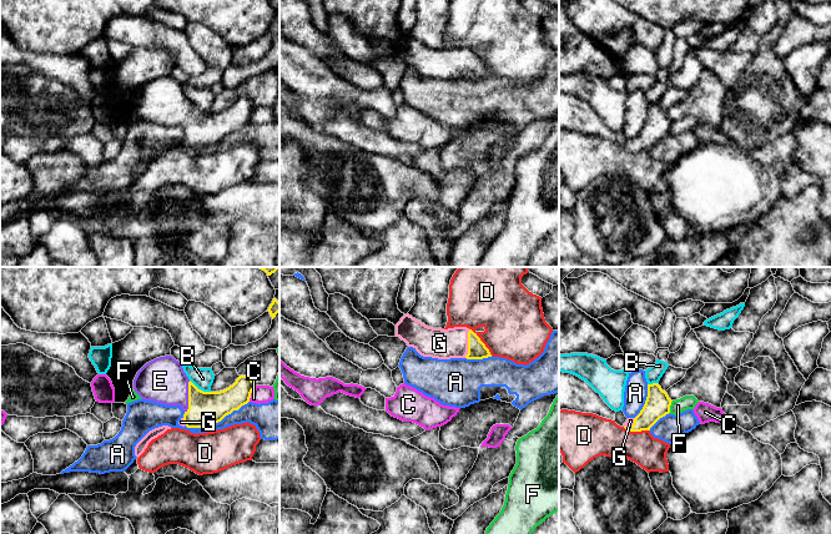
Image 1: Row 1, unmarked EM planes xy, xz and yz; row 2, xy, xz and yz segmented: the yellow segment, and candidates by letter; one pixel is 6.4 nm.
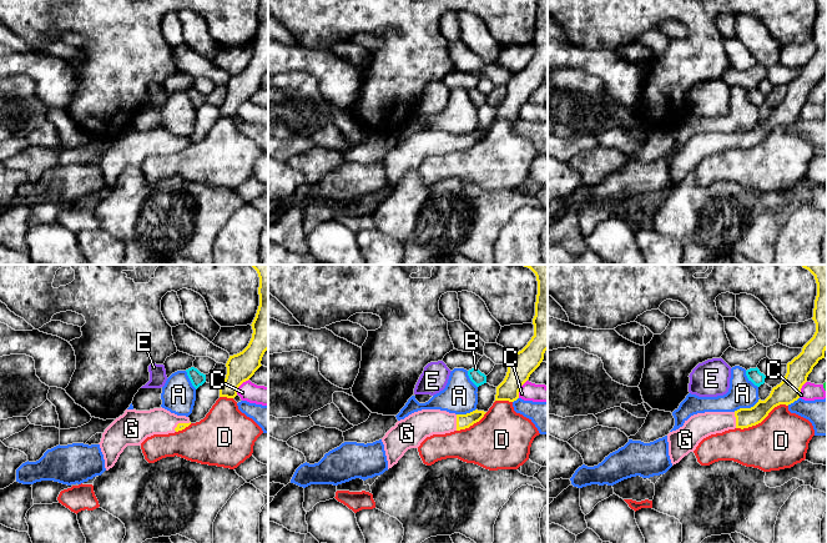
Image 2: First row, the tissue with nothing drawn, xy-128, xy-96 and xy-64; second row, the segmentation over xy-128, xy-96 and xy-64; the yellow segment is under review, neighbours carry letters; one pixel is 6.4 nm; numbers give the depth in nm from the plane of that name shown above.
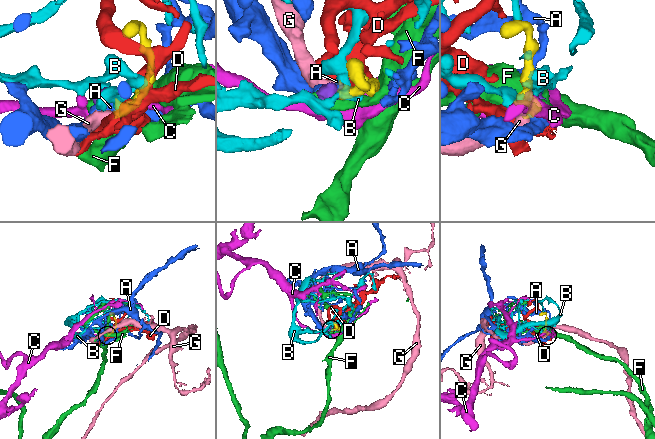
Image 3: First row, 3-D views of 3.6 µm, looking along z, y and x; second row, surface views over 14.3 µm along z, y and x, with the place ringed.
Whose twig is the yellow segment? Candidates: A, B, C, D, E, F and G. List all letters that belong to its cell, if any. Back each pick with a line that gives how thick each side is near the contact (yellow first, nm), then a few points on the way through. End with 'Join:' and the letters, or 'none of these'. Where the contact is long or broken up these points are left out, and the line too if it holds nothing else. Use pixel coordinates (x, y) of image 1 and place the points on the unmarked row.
E: 220/280 nm
G: 120/190 nm | across xz (477, 70), (468, 64), (439, 64)
Join: E, G

